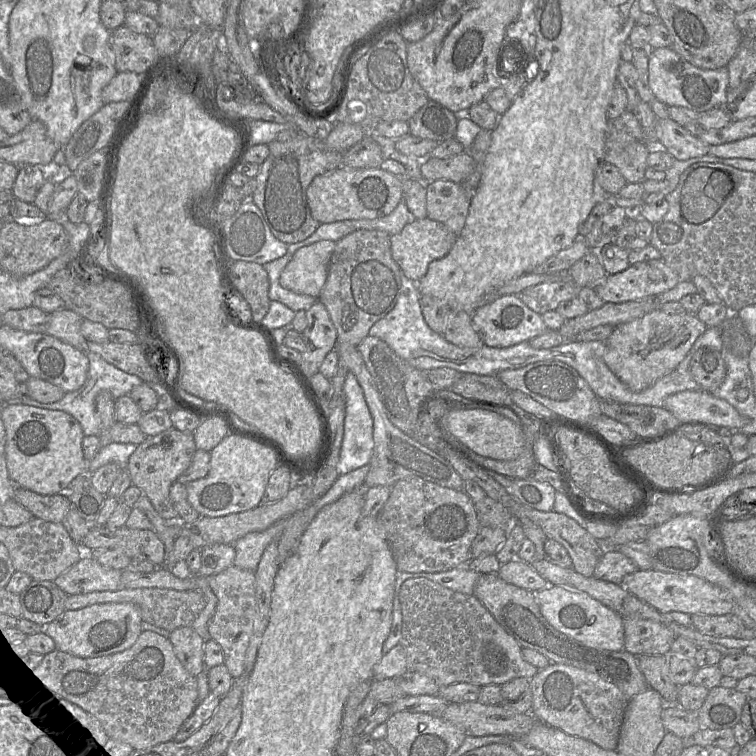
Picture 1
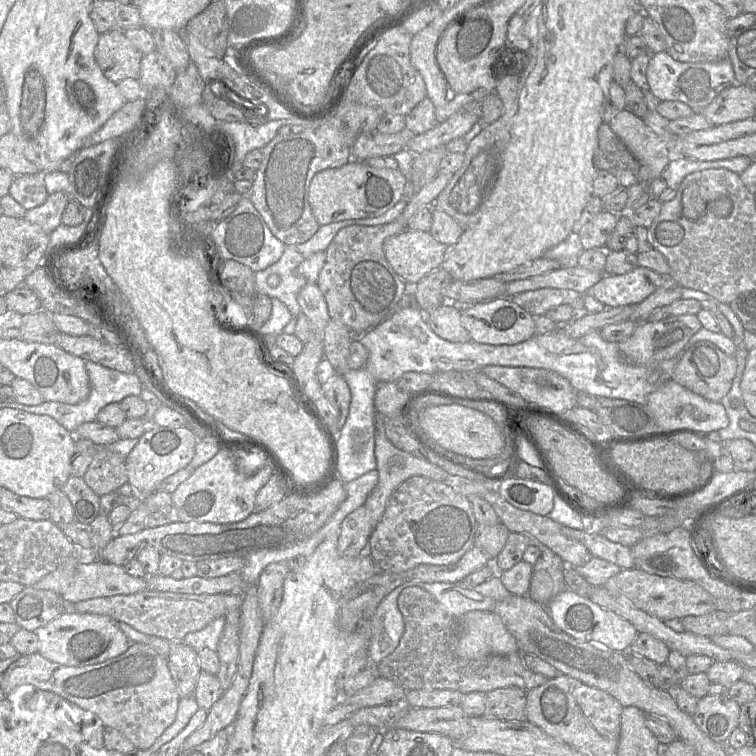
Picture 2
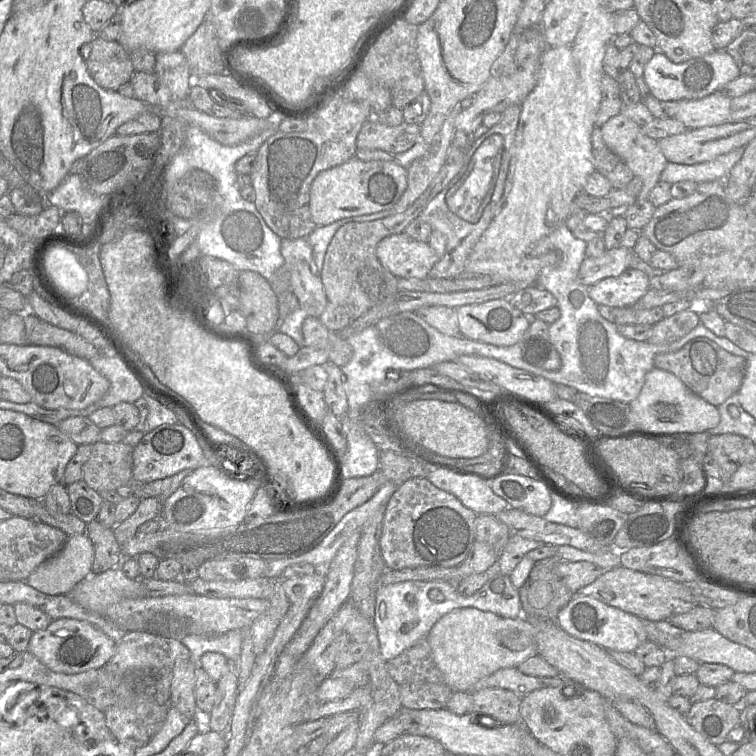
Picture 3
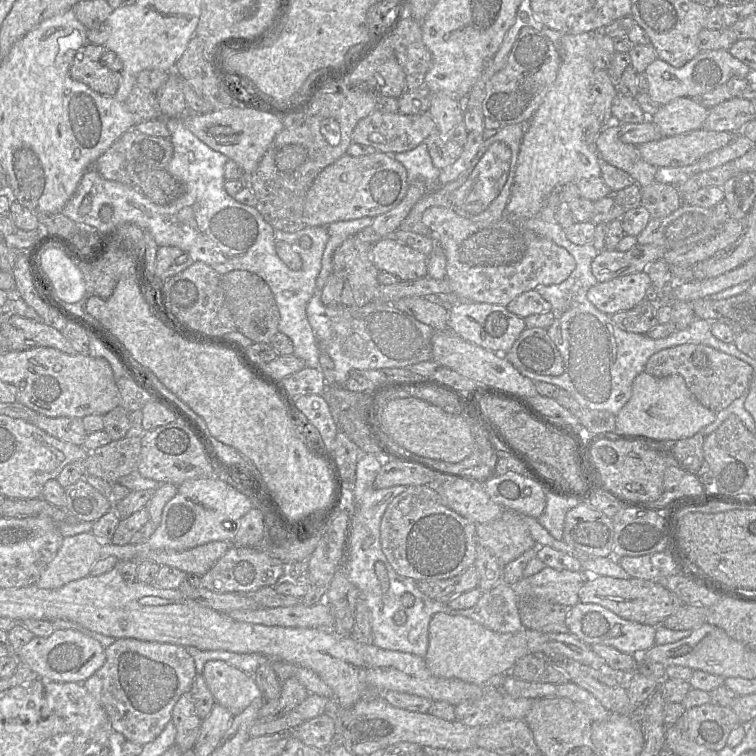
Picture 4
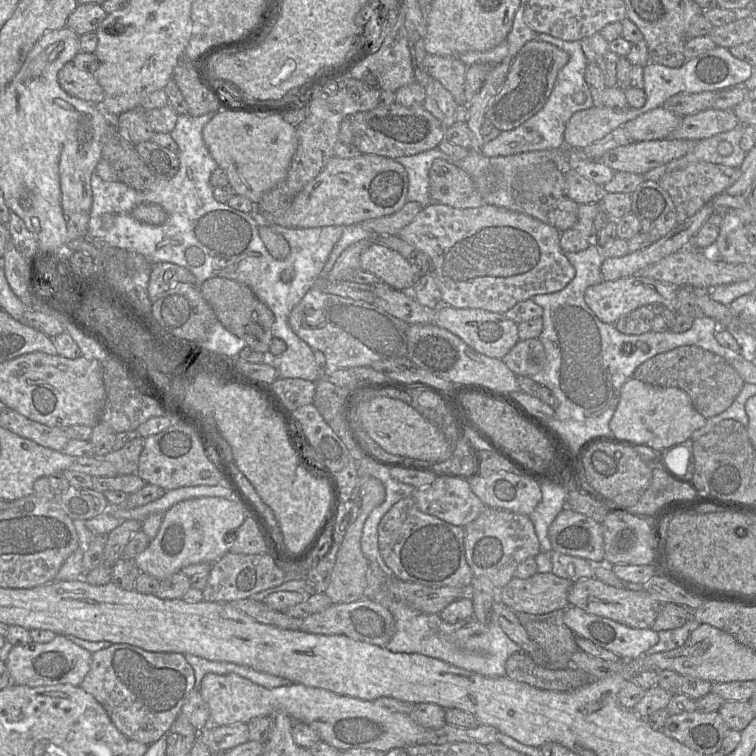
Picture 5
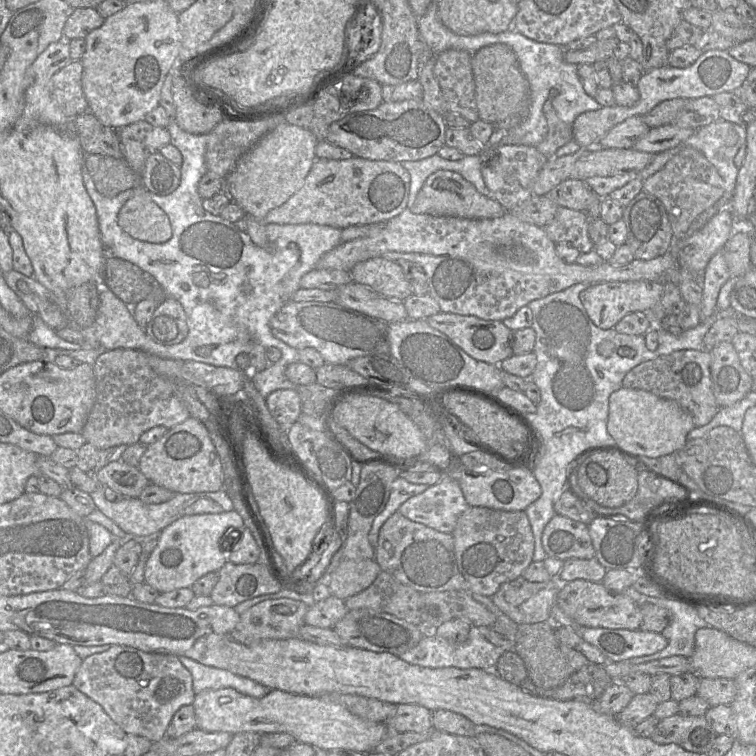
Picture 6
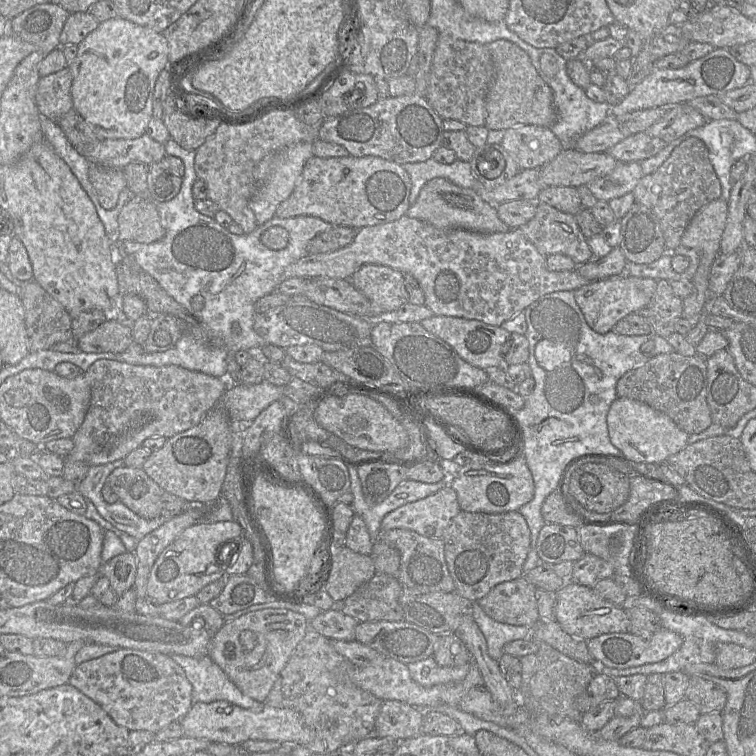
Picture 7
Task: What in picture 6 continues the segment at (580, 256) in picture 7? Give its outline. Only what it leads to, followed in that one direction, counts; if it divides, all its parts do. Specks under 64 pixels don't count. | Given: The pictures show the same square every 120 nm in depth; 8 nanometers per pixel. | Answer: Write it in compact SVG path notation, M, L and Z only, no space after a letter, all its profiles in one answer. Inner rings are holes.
M559 206L553 220L543 229L555 244L566 242L581 254L594 249L595 244L588 235L588 215L586 212Z

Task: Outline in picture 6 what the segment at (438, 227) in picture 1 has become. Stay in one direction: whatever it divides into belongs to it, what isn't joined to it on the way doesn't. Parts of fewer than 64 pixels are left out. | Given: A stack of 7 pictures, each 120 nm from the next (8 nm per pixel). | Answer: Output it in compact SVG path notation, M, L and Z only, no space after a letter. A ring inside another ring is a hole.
M382 257L362 261L351 269L351 276L354 283L366 285L389 299L404 301L412 295L411 285L396 261Z

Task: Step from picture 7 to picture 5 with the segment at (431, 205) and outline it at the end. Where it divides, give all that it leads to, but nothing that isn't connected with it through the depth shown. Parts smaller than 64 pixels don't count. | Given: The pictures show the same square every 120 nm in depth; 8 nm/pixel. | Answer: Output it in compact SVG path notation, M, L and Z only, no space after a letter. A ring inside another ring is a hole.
M443 159L434 160L430 168L429 193L431 204L443 204L457 209L478 208L484 204L472 178L464 170Z

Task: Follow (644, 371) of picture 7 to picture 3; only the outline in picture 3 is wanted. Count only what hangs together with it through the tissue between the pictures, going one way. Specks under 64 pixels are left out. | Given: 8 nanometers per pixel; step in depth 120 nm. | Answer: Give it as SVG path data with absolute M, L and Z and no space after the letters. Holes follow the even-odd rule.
M705 337L692 339L675 352L656 355L653 363L654 368L674 374L691 392L716 407L739 391L747 368L745 358L730 354Z

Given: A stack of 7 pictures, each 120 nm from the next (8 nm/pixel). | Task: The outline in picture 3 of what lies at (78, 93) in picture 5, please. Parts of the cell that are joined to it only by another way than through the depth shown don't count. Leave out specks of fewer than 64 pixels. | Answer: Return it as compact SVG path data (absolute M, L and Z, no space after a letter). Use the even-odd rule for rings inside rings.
M99 36L81 47L88 72L102 88L117 91L120 85L130 82L135 73L130 51L119 41L107 41Z

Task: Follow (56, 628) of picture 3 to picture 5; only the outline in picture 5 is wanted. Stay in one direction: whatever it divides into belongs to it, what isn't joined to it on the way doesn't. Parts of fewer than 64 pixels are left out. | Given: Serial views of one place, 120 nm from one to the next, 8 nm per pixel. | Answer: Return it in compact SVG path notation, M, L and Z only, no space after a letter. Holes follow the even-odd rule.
M58 634L50 642L32 642L28 645L13 646L5 663L11 677L11 684L29 687L56 684L80 686L90 670L92 654L67 636Z

